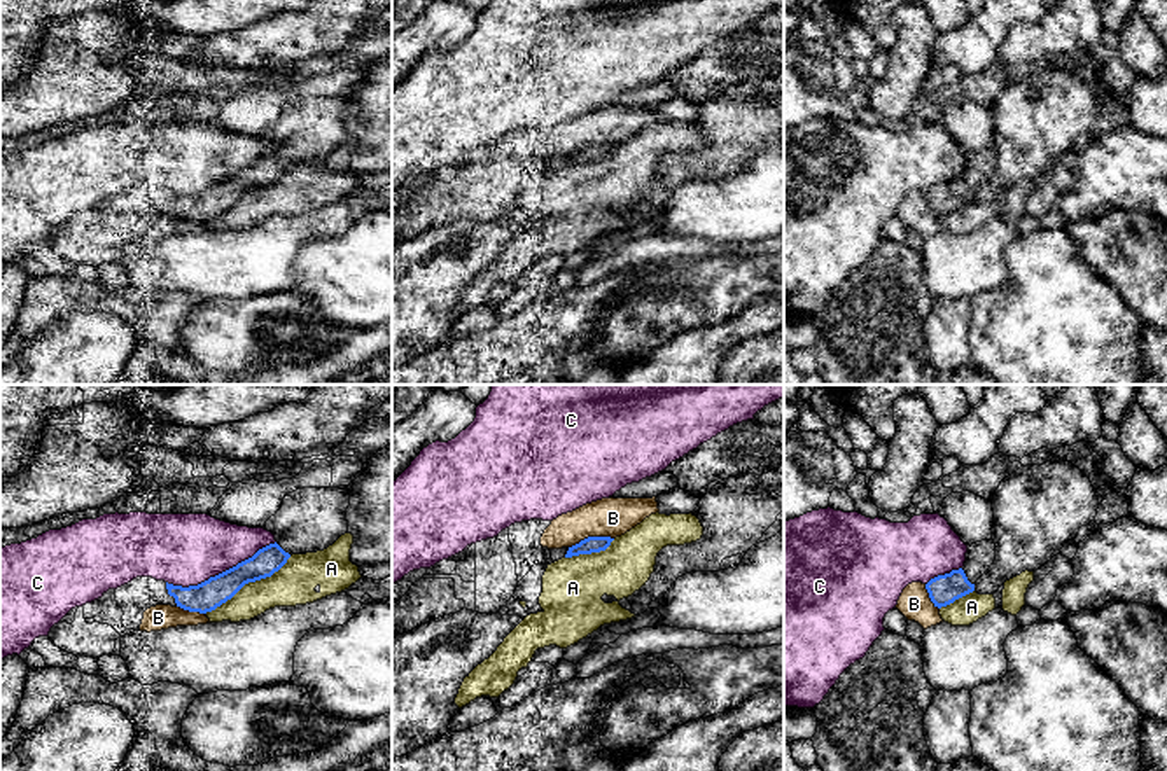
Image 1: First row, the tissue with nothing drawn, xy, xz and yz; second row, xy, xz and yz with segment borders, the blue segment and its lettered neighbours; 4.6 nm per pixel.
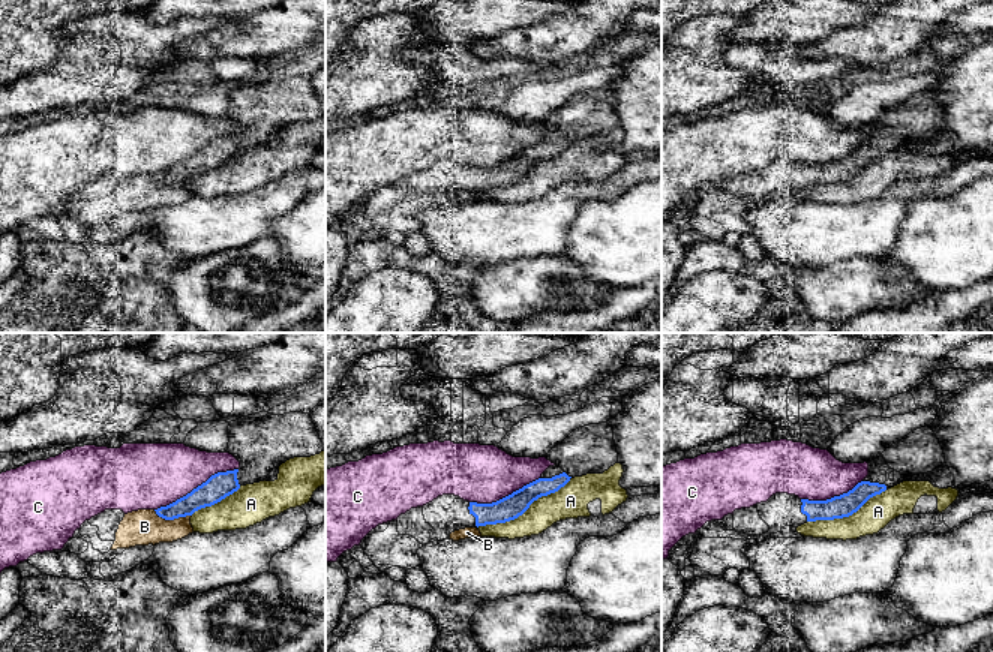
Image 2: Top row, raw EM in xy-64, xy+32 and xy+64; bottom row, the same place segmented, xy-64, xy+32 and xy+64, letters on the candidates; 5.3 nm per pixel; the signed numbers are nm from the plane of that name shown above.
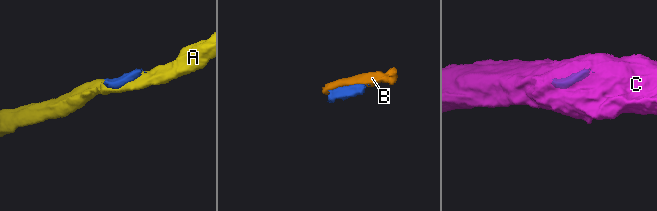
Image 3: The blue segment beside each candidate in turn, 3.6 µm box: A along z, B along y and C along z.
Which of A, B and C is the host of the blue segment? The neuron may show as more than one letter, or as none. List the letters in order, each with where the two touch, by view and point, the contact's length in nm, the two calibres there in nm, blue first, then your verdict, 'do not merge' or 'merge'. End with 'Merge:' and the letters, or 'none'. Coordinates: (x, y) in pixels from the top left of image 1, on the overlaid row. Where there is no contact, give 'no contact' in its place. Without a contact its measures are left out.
A: contact xy (247, 583); length 480 nm; calibres 140 and 190 nm; do not merge
B: contact xz (590, 537); length 220 nm; calibres 80 and 180 nm; do not merge
C: contact xy (223, 572); length 550 nm; calibres 140 and 340 nm; do not merge
Merge: none

